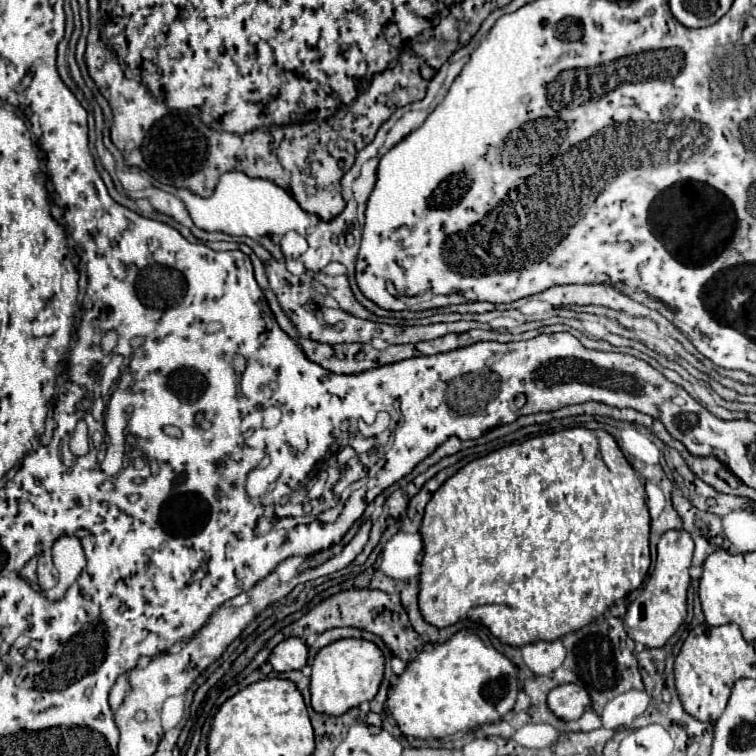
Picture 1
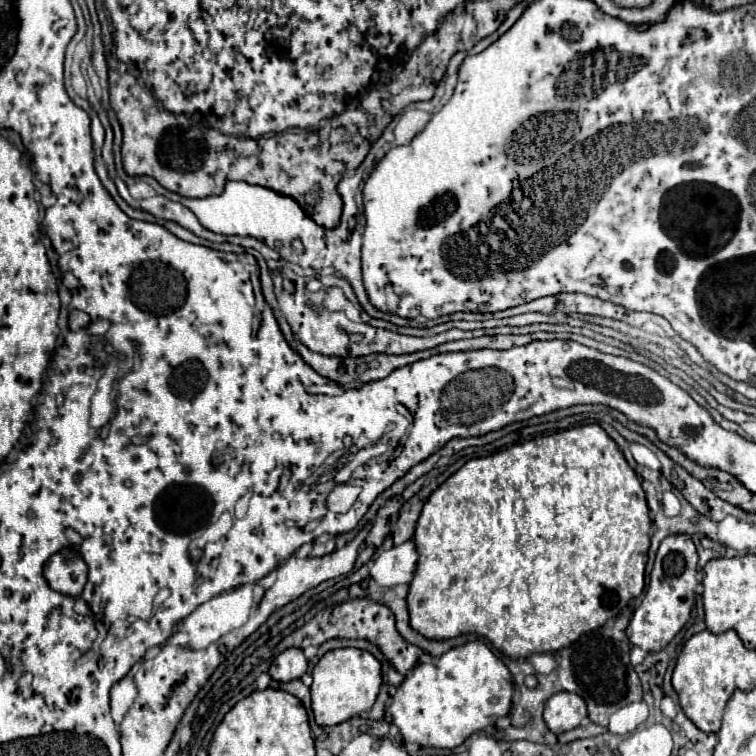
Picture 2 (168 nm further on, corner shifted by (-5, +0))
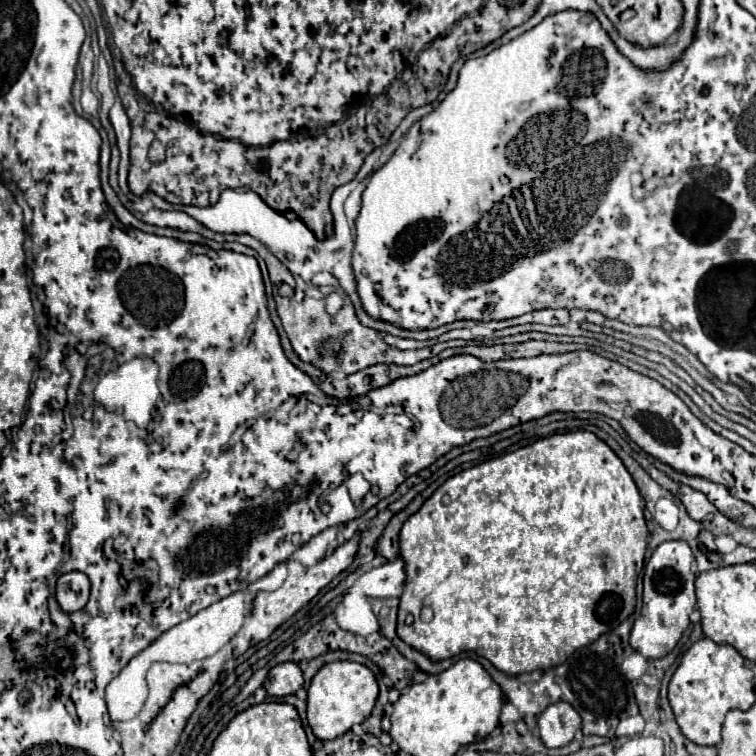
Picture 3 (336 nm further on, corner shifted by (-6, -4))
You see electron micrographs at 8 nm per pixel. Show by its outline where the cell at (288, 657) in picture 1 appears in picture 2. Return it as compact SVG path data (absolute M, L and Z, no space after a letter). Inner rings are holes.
M286 648L282 654L276 656L268 674L278 682L288 682L300 678L306 672L306 668L308 668L308 660L304 652L298 648Z

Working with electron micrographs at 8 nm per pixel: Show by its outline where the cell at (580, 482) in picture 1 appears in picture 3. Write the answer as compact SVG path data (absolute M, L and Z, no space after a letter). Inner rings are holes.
M577 430L577 432L563 432L541 438L529 446L519 450L507 452L499 458L485 460L473 468L467 468L453 478L449 478L443 486L439 486L433 496L415 512L399 532L399 556L405 562L405 590L399 598L399 614L397 614L397 634L407 642L411 648L419 650L427 658L439 662L445 658L453 658L461 652L477 652L479 656L487 658L499 672L507 676L519 676L533 670L551 670L565 662L575 650L589 646L607 630L615 630L623 620L627 620L635 612L635 584L637 574L643 568L643 556L647 550L647 524L643 516L643 500L641 494L619 460L619 456L595 434ZM429 606L433 610L433 620L421 622L419 614L421 608ZM413 614L415 622L405 626L405 616Z

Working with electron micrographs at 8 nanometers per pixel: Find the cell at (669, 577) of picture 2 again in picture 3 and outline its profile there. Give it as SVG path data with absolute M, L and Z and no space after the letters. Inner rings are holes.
M671 540L657 546L645 566L643 576L643 608L635 620L629 644L641 656L657 660L669 654L683 632L689 628L689 614L695 610L695 574L691 570L695 558L687 542Z

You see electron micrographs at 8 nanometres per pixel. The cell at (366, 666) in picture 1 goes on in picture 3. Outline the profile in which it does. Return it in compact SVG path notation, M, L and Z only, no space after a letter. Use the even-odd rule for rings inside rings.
M329 662L311 680L307 690L307 722L319 740L343 736L353 724L363 724L377 700L379 686L373 672L357 662Z

